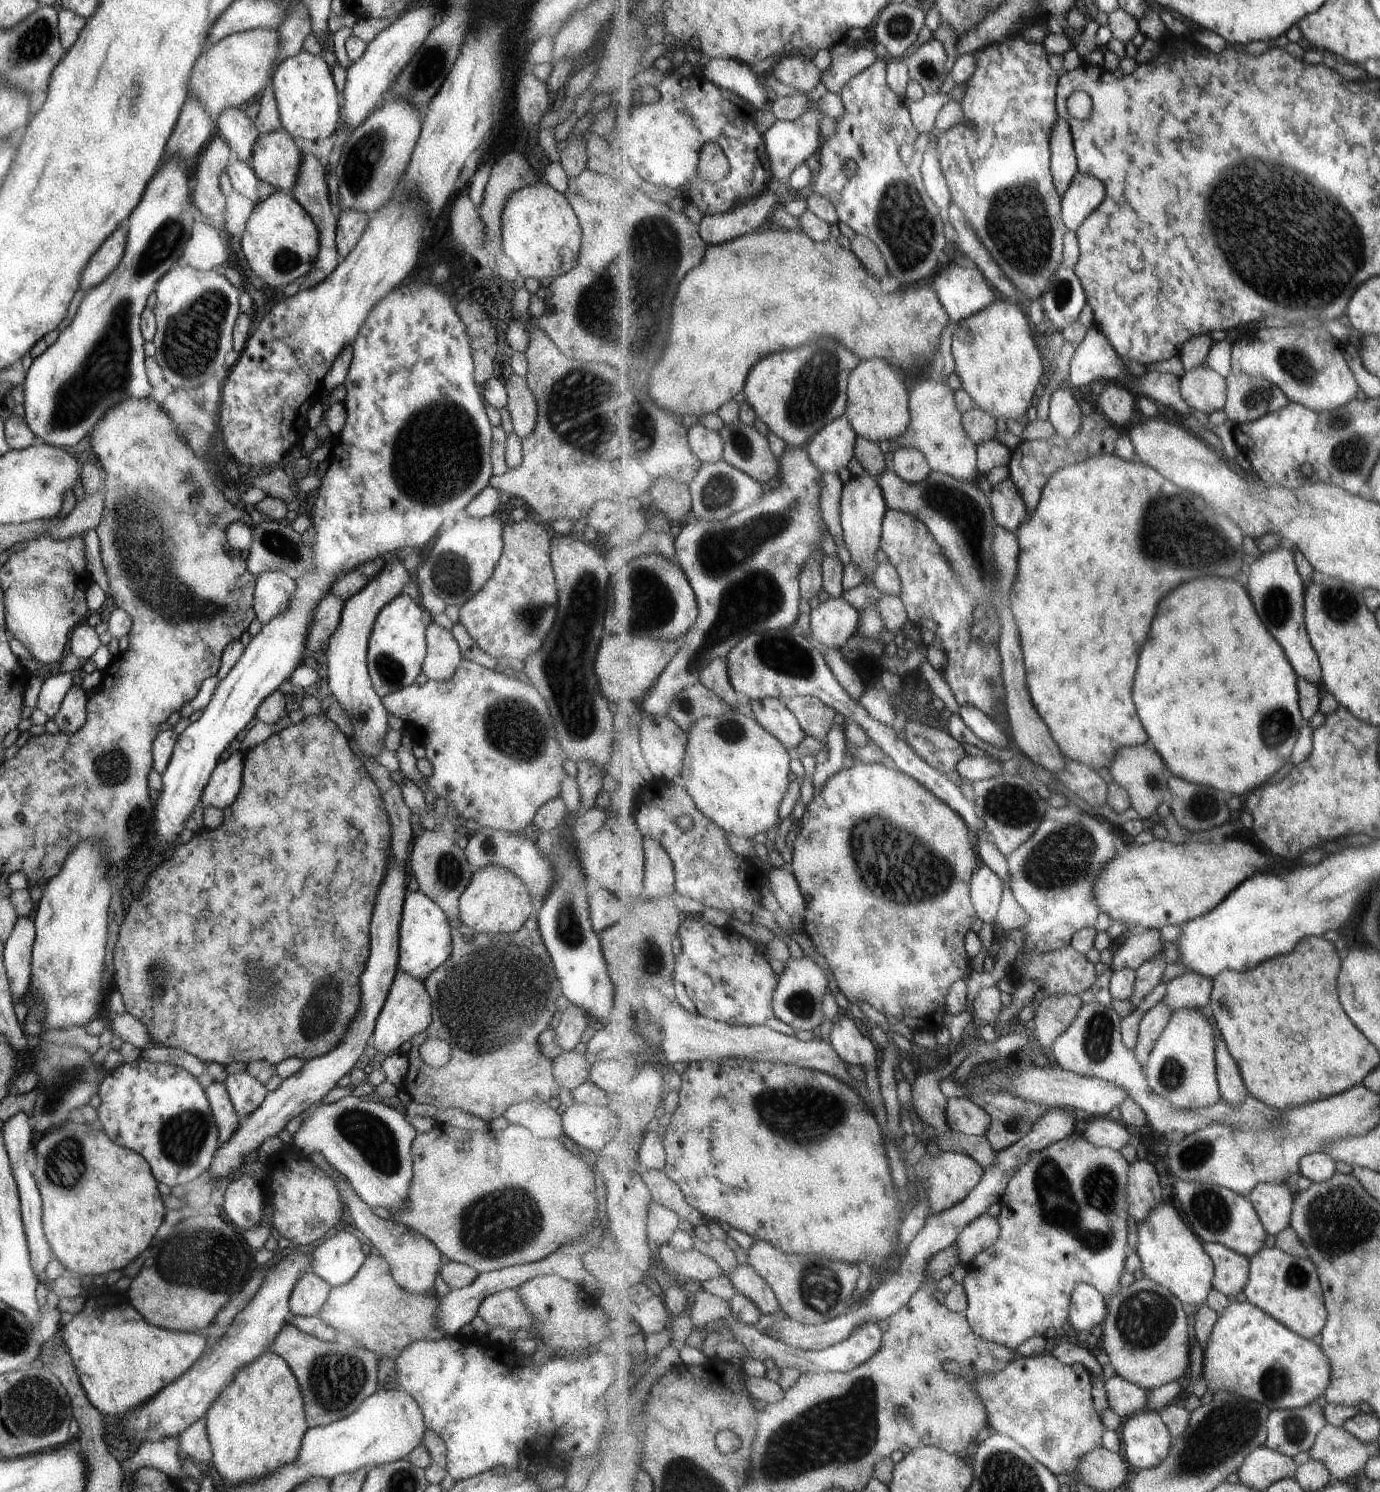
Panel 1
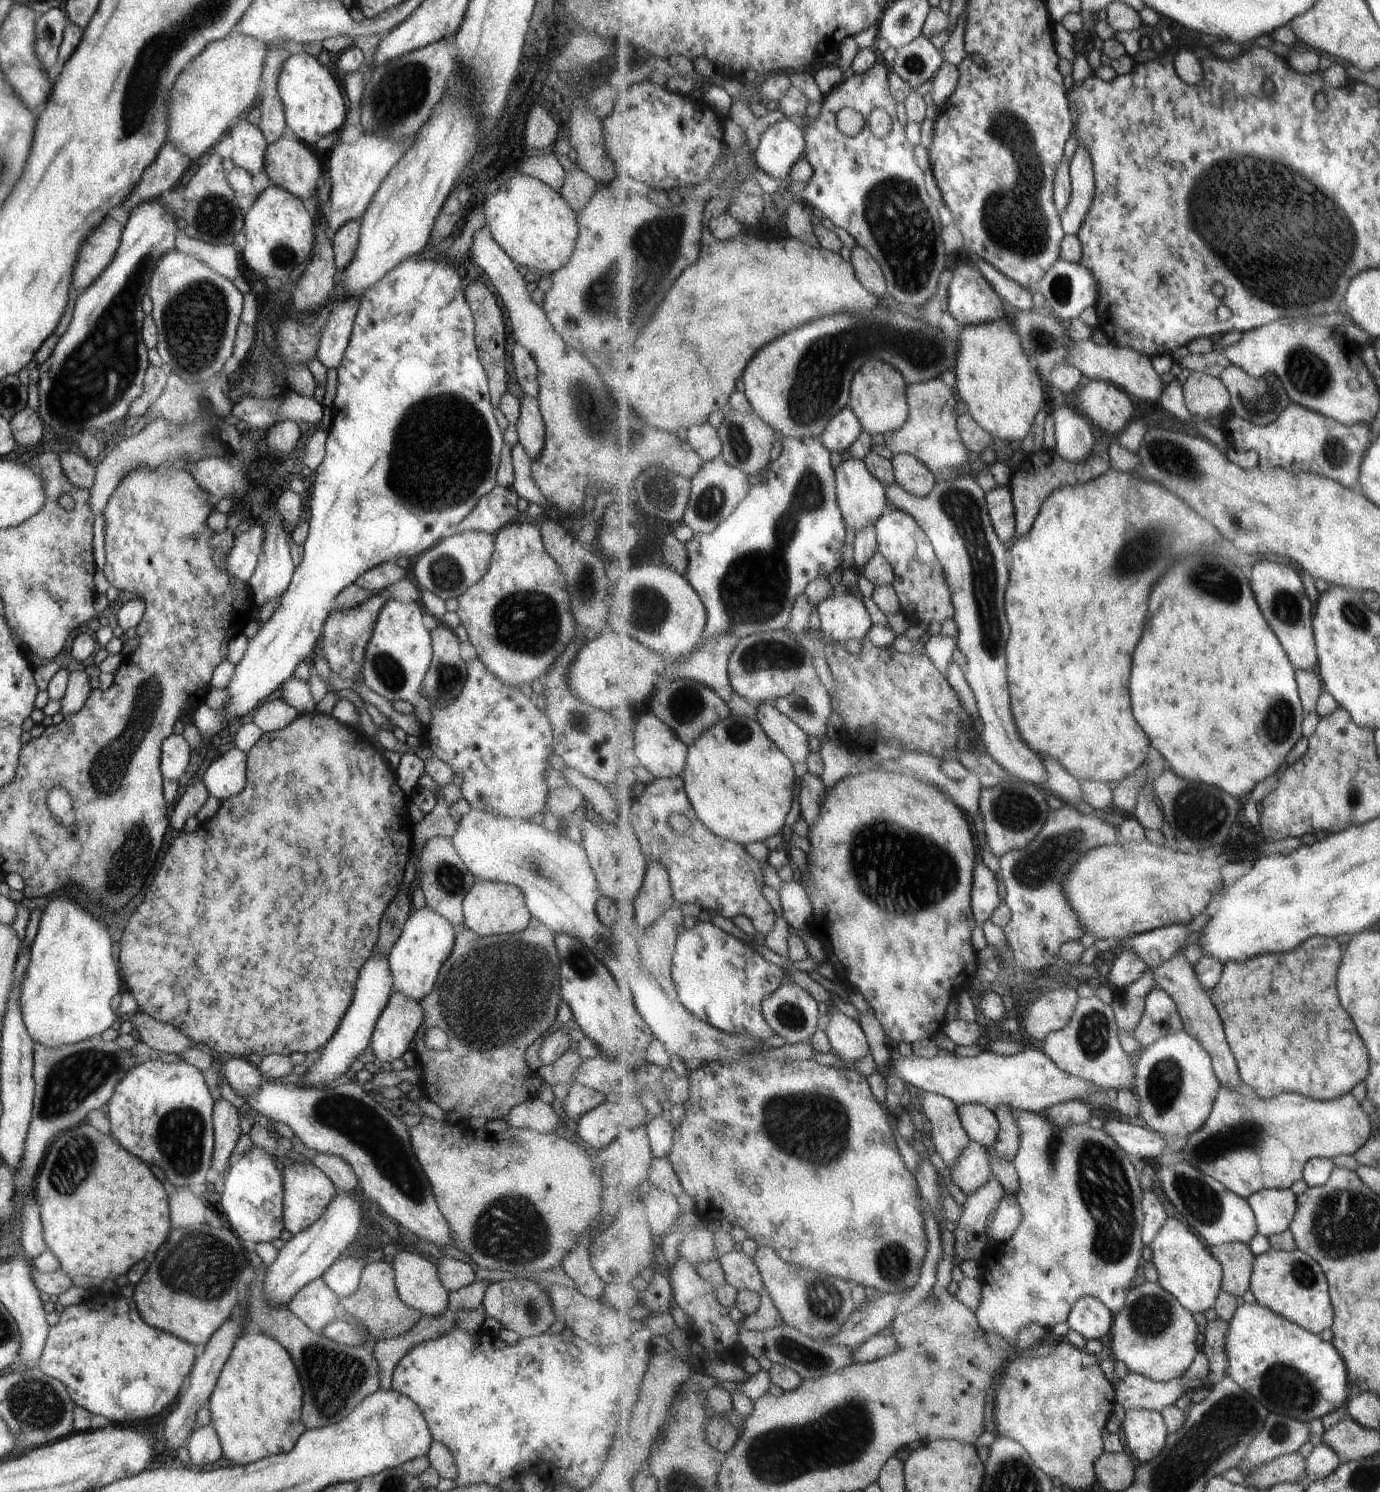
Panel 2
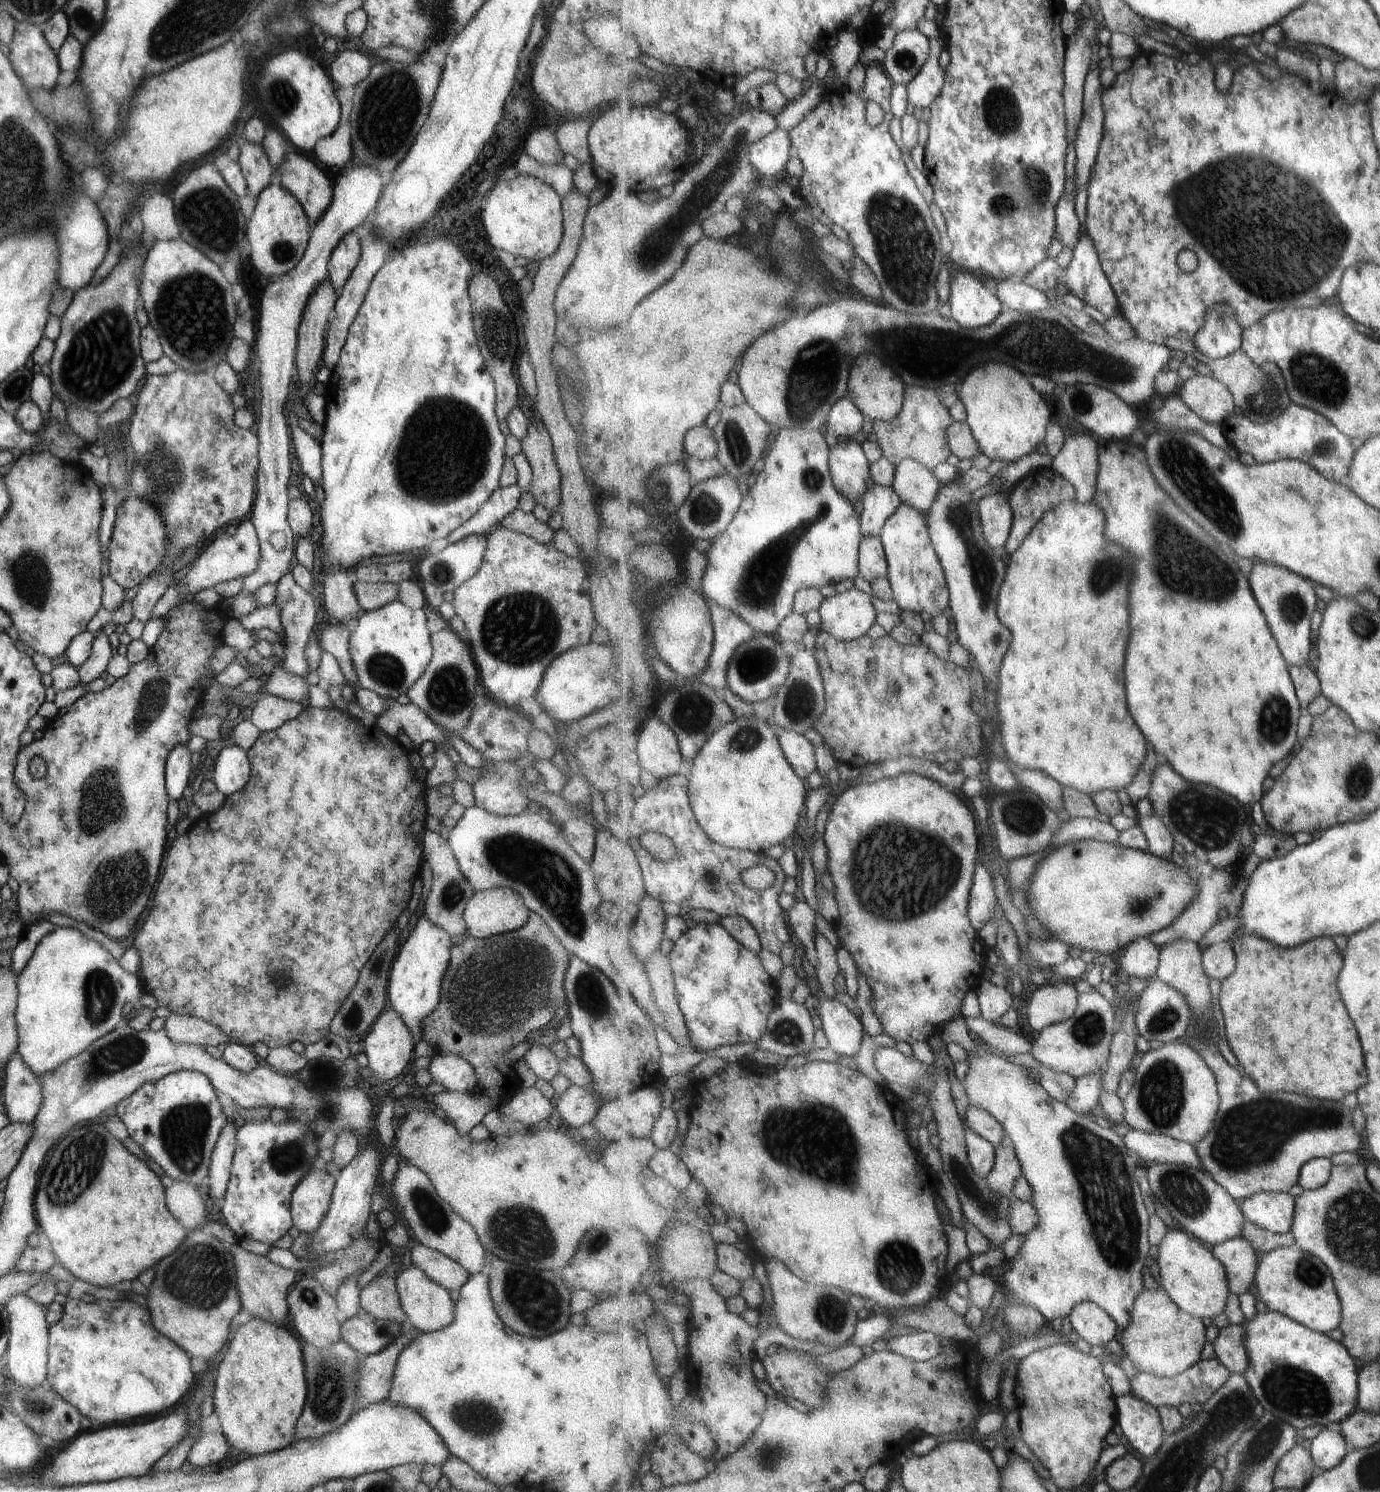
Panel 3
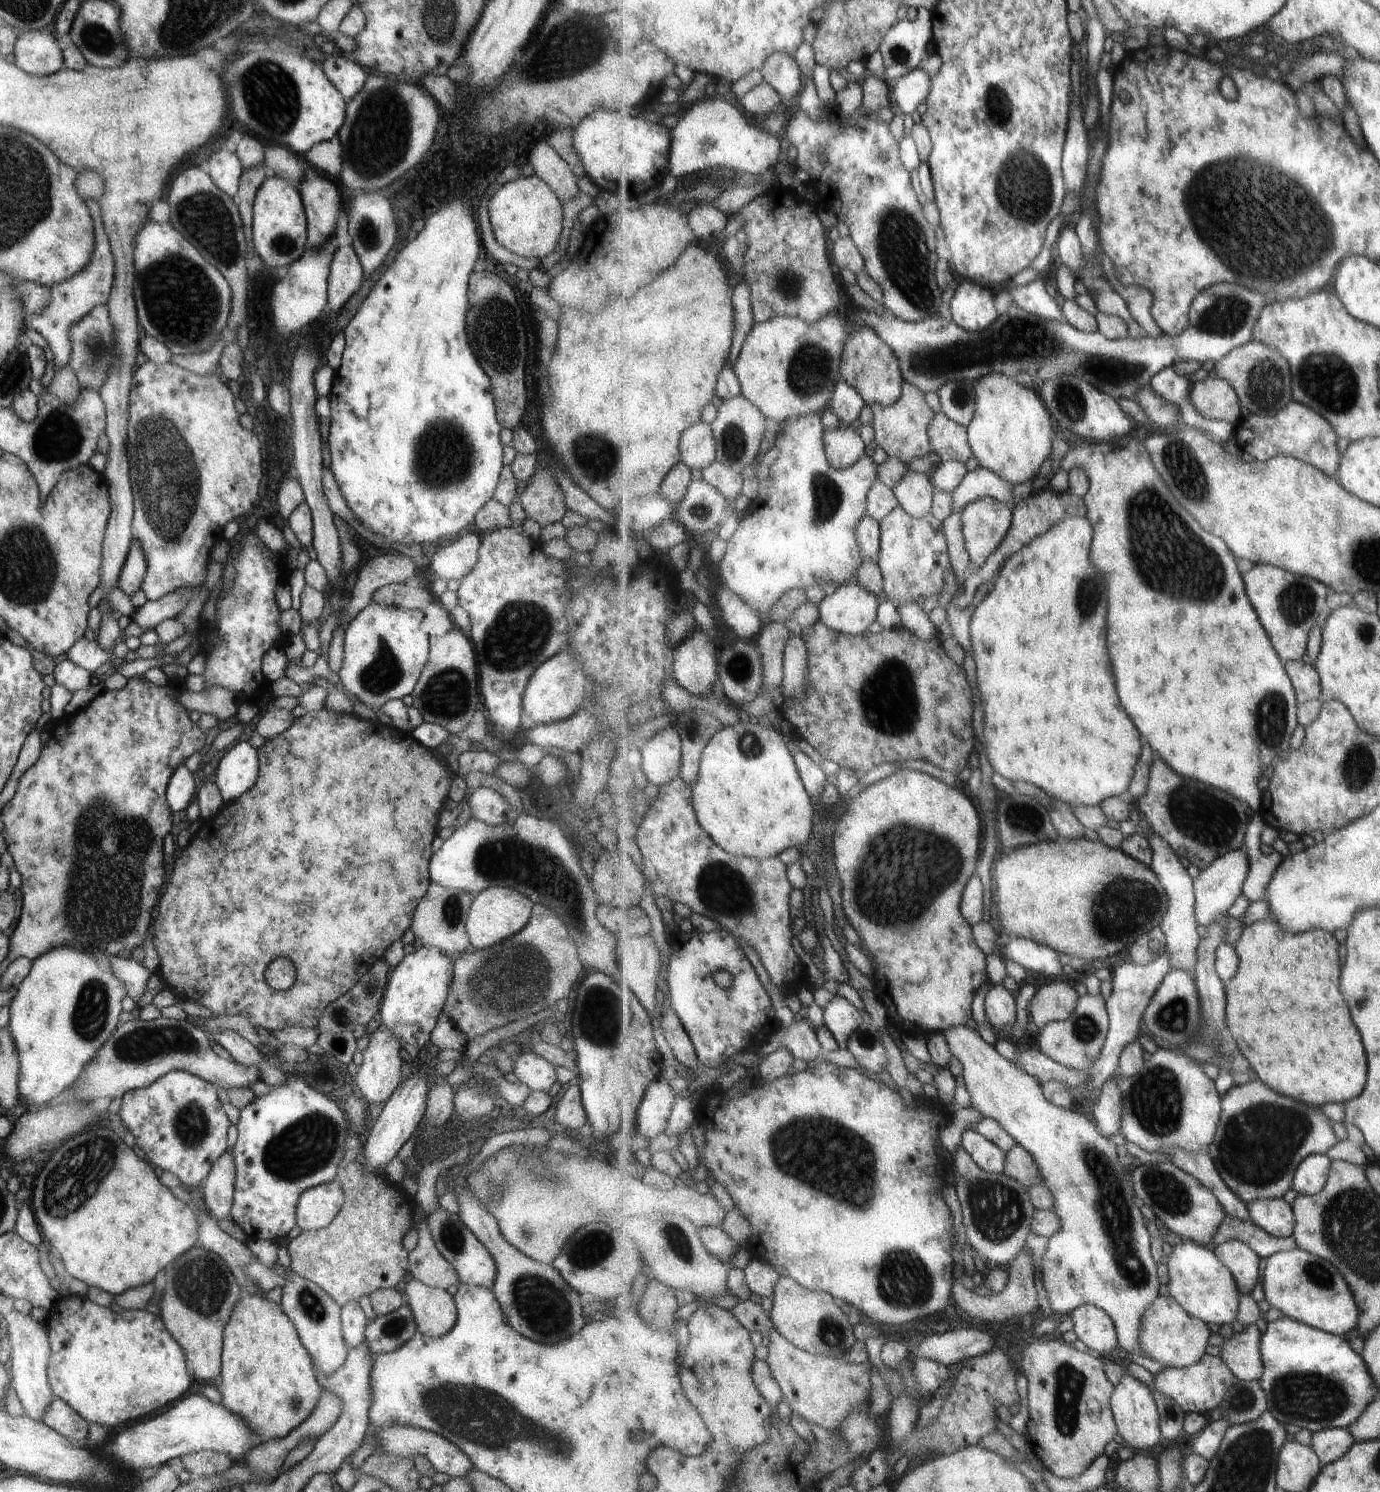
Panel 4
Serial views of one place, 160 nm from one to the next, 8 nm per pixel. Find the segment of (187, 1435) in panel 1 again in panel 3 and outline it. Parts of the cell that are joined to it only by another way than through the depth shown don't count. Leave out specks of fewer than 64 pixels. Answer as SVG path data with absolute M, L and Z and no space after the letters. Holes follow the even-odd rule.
M203 1433L189 1448L186 1460L193 1468L214 1469L215 1465L225 1457L227 1450L229 1450L228 1443L221 1433Z

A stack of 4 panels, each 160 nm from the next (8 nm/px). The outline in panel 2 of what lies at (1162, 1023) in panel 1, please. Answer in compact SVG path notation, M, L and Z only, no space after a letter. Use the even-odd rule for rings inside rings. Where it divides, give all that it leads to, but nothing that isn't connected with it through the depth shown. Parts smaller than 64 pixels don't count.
M1157 987L1146 1000L1141 1022L1134 1030L1134 1037L1142 1045L1156 1043L1161 1037L1178 1031L1183 1021L1176 1001L1168 992Z

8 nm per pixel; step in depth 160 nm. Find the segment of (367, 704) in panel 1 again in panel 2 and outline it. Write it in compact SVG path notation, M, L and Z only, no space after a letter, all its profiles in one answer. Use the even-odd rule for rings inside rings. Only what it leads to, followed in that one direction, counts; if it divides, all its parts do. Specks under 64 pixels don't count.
M385 588L377 591L377 594L369 600L353 605L351 608L330 612L322 624L322 637L319 638L318 650L325 658L328 668L337 676L349 681L361 680L364 652L368 640L372 636L374 620L382 604L389 598L383 593Z

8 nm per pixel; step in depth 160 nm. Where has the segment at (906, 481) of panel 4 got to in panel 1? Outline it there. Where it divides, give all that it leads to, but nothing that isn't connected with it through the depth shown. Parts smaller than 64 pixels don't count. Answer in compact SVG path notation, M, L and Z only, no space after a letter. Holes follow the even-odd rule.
M901 447L892 456L892 470L903 480L917 484L931 474L927 457L915 447Z

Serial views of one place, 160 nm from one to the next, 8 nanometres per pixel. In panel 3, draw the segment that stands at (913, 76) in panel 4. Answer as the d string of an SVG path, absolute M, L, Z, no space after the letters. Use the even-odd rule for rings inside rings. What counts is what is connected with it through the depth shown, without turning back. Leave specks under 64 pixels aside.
M941 37L930 39L932 53L929 56L928 64L921 68L917 79L907 85L907 96L909 96L911 107L930 108L937 100L937 96L941 95L947 74L946 70L943 70L939 64L939 56L945 47L945 42Z

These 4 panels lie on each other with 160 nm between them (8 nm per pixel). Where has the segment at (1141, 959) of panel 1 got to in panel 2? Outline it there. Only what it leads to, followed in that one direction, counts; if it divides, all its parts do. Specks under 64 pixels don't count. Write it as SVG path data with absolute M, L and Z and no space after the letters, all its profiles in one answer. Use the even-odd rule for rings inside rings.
M1187 925L1161 927L1131 937L1131 950L1145 961L1149 970L1154 970L1183 951L1182 946L1187 942L1189 934L1191 930Z

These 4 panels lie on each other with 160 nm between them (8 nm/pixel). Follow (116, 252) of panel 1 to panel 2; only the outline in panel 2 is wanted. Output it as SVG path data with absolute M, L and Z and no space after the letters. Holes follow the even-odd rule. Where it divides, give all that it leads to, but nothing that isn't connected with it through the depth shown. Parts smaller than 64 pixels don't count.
M104 218L81 243L71 273L71 290L83 290L103 272L119 246L121 225Z

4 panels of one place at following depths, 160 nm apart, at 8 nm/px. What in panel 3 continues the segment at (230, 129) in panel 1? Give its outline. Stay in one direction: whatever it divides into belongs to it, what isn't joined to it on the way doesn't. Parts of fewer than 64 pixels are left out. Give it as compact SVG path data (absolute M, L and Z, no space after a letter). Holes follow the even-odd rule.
M238 140L239 158L237 165L240 167L241 175L247 186L247 193L256 197L263 188L270 184L273 167L269 164L260 144L251 144Z

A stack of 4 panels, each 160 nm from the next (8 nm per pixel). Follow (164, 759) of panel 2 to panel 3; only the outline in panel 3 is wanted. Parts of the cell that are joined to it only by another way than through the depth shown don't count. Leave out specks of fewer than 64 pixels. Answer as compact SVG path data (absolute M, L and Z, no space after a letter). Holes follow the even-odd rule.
M179 744L167 754L164 766L164 786L171 800L179 800L188 786L190 774L190 752L186 744Z

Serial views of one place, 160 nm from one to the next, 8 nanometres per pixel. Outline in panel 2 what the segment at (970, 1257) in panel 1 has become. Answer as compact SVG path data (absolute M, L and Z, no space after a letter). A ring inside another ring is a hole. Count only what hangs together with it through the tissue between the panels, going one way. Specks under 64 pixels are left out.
M1006 1195L988 1222L988 1235L998 1244L1007 1243L1011 1240L1012 1234L1020 1225L1023 1217L1019 1201L1013 1195Z

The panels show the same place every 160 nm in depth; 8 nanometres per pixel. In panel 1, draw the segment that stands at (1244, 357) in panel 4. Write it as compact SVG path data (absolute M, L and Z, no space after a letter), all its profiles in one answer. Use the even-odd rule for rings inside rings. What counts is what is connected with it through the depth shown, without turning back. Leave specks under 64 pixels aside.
M1231 373L1226 380L1228 402L1224 410L1234 426L1255 422L1280 411L1291 401L1277 384L1265 377Z

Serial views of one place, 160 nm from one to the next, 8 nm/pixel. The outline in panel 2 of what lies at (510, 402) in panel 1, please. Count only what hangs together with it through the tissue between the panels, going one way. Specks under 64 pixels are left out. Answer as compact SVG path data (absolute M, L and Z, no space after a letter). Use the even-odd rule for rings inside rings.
M523 396L519 402L519 418L514 422L518 442L533 460L542 449L544 422L538 407L538 400Z

